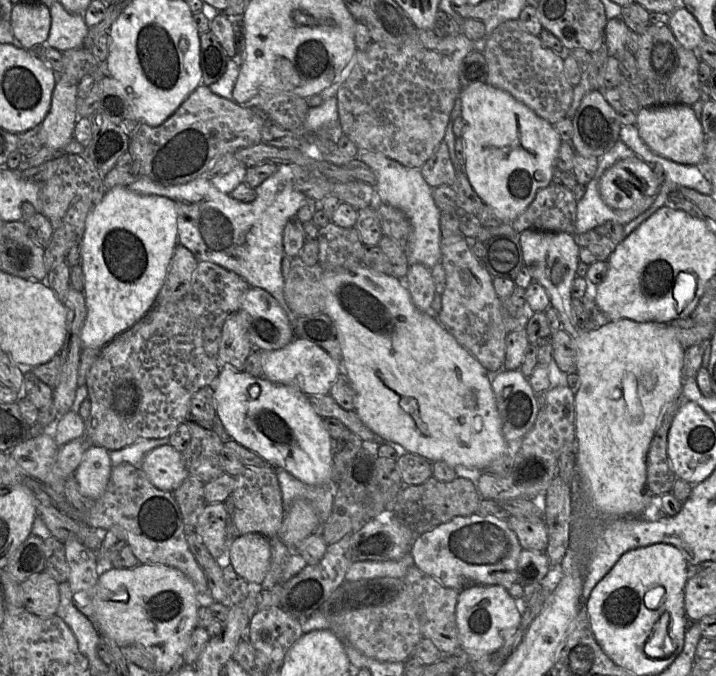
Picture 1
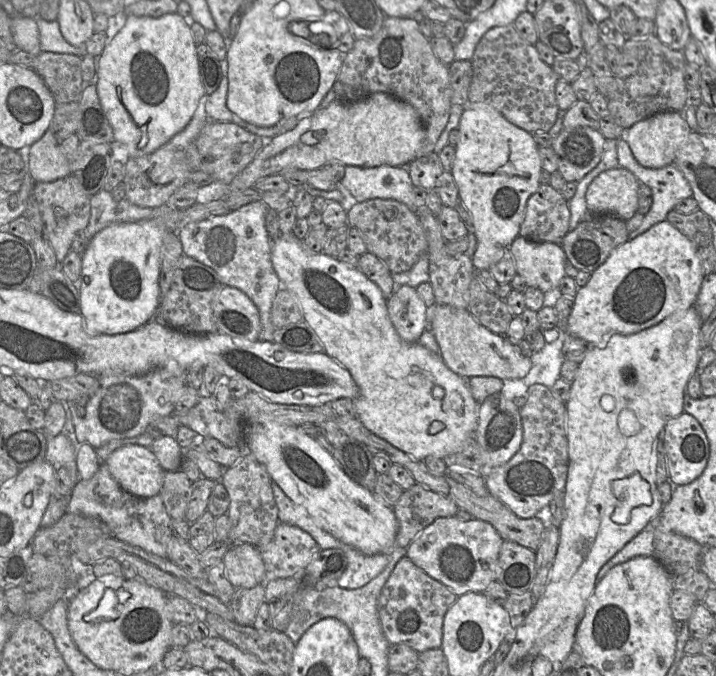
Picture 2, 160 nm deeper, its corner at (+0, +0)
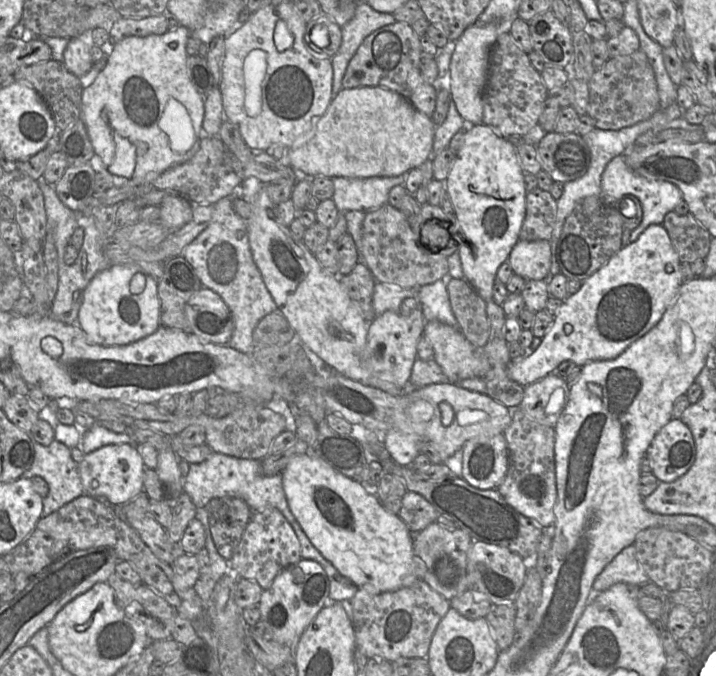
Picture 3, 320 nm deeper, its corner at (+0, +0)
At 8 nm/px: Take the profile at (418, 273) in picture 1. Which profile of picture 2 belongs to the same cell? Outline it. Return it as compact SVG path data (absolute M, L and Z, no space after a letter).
M407 285L396 287L386 301L389 318L399 337L407 343L417 343L429 324L429 308L416 289Z

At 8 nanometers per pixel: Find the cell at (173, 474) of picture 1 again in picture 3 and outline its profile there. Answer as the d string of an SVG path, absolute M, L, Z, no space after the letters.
M111 444L85 454L78 463L84 495L104 500L111 506L133 501L143 491L143 459L135 445Z

